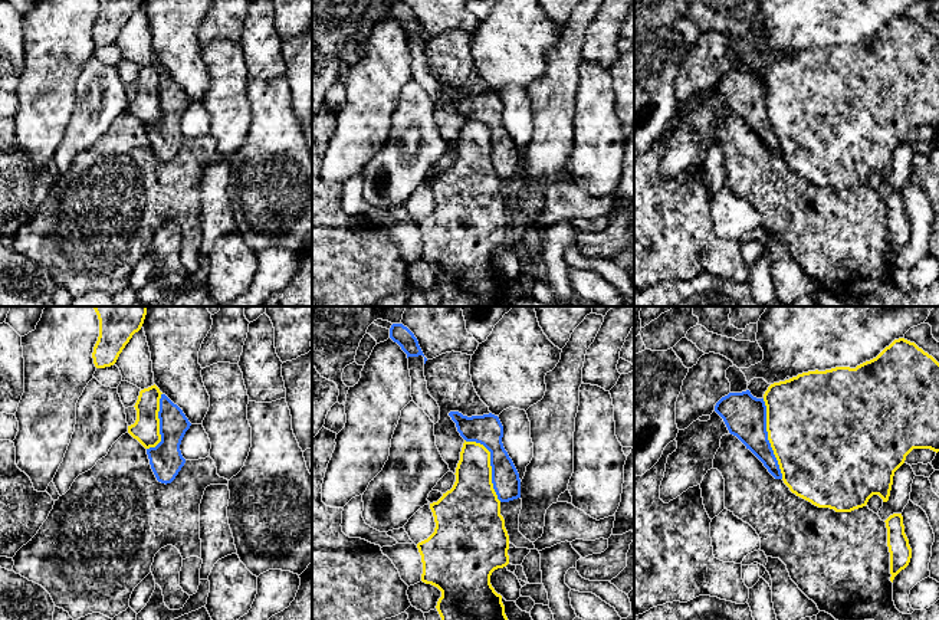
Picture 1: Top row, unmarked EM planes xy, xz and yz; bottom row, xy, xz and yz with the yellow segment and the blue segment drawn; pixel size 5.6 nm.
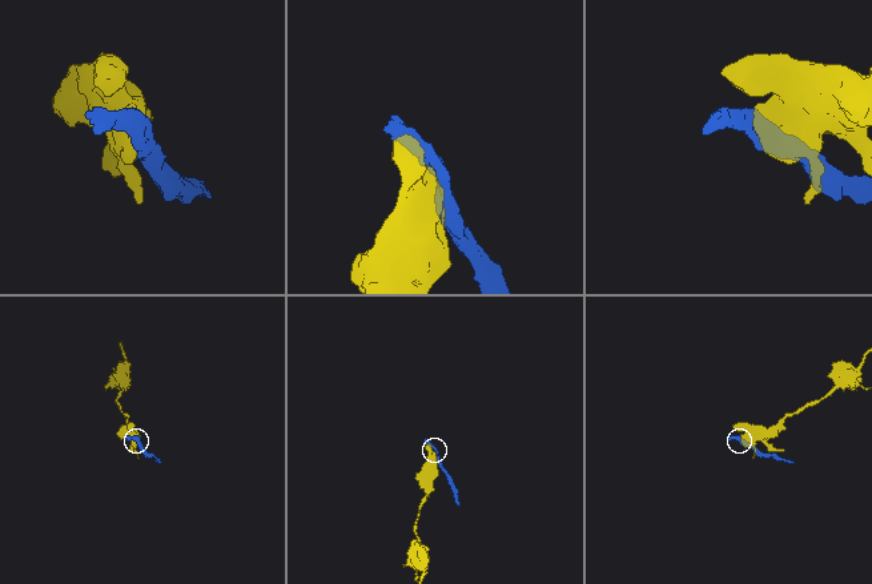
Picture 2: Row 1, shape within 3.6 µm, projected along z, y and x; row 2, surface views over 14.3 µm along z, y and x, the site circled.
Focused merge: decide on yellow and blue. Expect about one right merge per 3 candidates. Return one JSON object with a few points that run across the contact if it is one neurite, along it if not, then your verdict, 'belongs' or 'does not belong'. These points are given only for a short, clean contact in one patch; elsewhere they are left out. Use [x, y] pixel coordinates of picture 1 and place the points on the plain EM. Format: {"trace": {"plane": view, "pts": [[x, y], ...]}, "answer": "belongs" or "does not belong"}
{"answer": "does not belong"}

